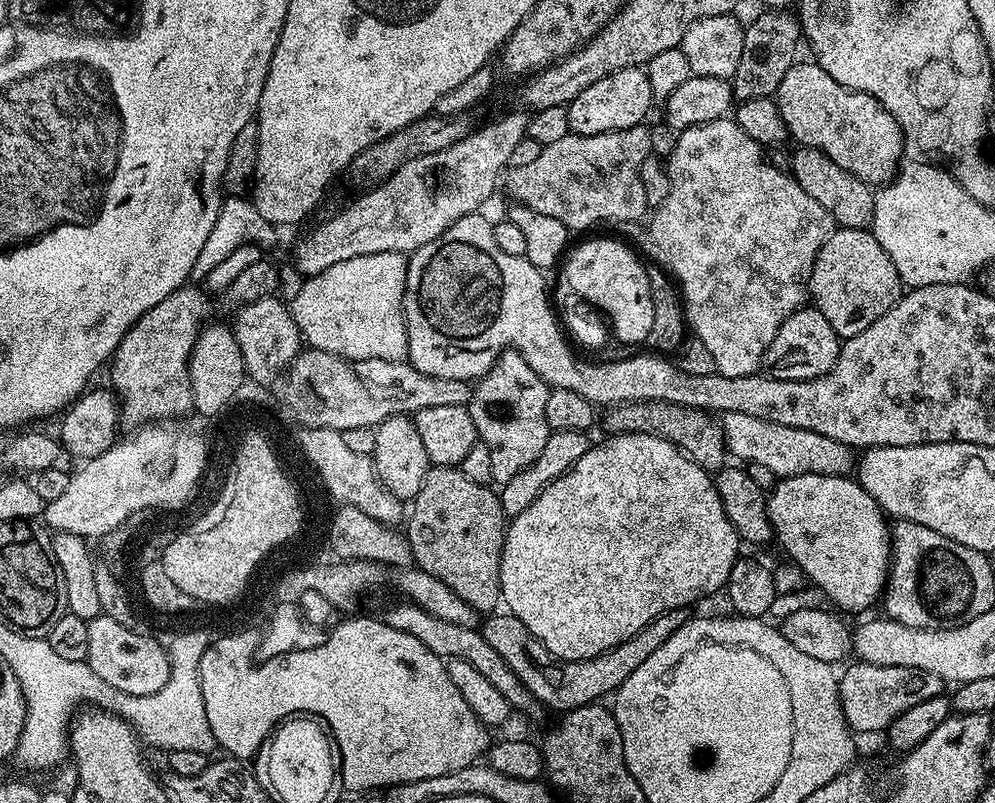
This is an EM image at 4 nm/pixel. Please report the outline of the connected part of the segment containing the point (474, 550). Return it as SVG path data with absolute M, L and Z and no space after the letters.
M432 466L422 478L418 494L412 497L410 511L406 516L406 535L416 559L415 567L438 578L438 582L446 582L446 586L450 586L450 590L454 590L454 594L458 594L462 602L466 602L480 614L491 613L495 609L492 607L501 603L500 555L504 549L506 517L499 495L492 490L487 484L470 482L470 478L466 478L459 467Z

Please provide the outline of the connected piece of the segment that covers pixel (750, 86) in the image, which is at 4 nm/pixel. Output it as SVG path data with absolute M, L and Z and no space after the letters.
M792 14L768 15L772 16L760 16L744 29L742 58L738 58L738 70L730 77L732 95L737 101L775 97L778 86L782 86L782 78L786 78L786 70L797 63L796 43L802 40L799 19Z

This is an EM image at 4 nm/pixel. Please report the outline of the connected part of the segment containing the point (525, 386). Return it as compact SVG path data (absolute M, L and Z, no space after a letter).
M505 350L494 366L475 381L472 397L467 404L476 427L479 443L490 450L490 470L493 481L503 486L514 474L530 466L548 441L550 431L546 422L546 398L550 385L515 350Z

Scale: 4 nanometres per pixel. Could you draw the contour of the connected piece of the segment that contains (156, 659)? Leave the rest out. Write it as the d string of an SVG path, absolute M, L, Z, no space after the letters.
M103 614L88 621L88 638L86 663L102 682L114 686L114 690L122 690L122 694L141 696L154 694L154 690L162 690L170 678L170 662L167 647L159 644L152 636L143 636L135 632L135 627L118 622Z

